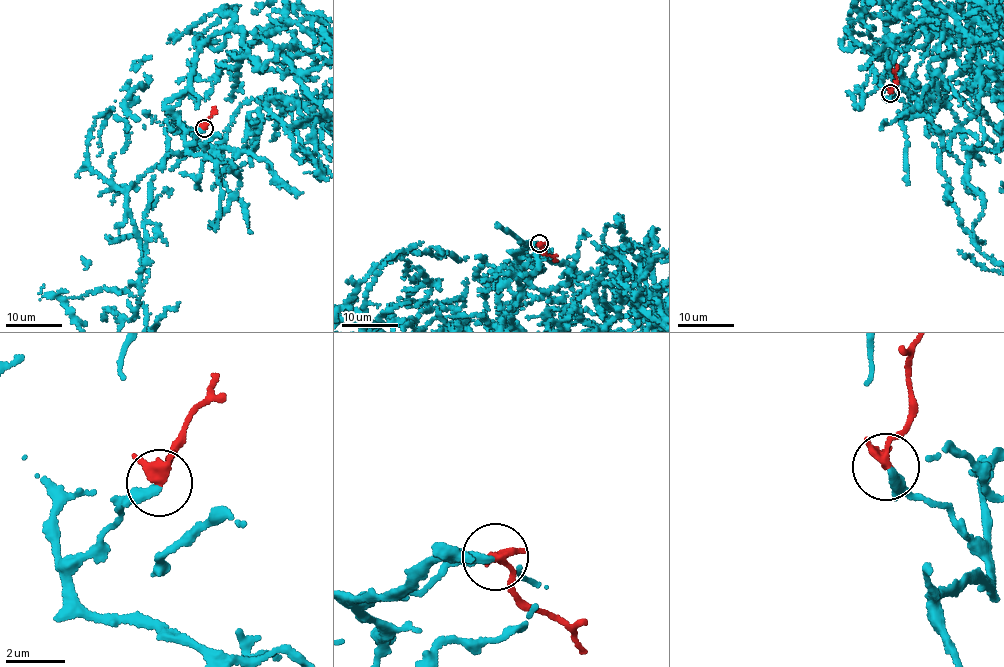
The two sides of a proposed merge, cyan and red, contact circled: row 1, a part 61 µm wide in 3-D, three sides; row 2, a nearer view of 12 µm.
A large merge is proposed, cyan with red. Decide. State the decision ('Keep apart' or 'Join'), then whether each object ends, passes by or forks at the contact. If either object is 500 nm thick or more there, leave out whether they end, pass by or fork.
Join. At the ring cyan ends. At the ring red passes by

